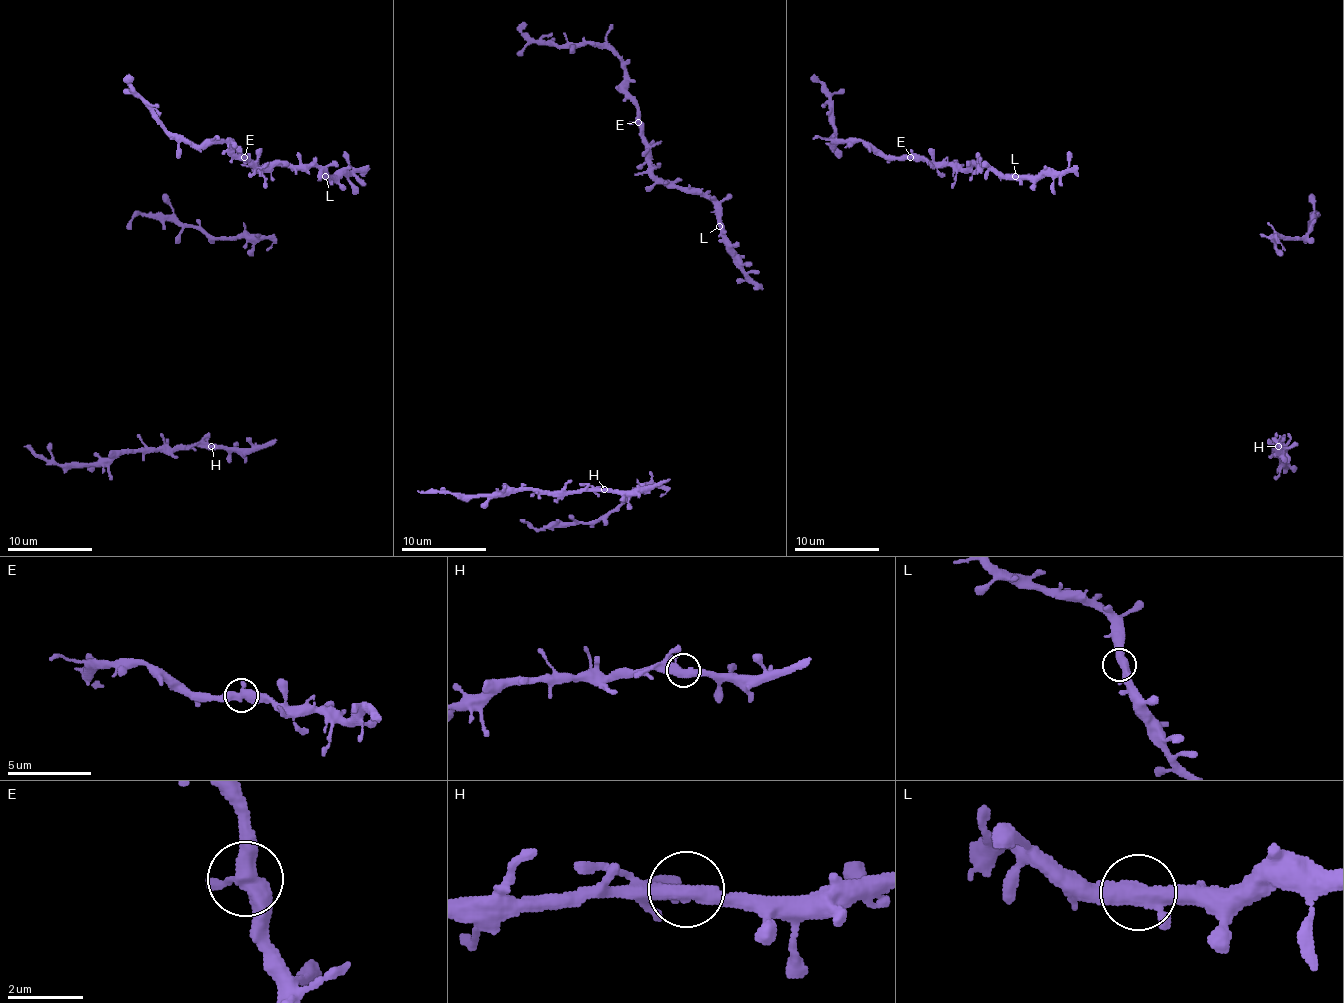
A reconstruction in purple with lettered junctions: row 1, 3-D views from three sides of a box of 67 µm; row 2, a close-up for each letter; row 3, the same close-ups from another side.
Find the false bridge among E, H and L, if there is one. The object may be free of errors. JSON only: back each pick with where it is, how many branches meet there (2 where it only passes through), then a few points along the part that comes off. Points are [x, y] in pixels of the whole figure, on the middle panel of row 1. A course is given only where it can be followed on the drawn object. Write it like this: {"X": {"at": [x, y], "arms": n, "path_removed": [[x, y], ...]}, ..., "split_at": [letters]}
{"split_at": []}

